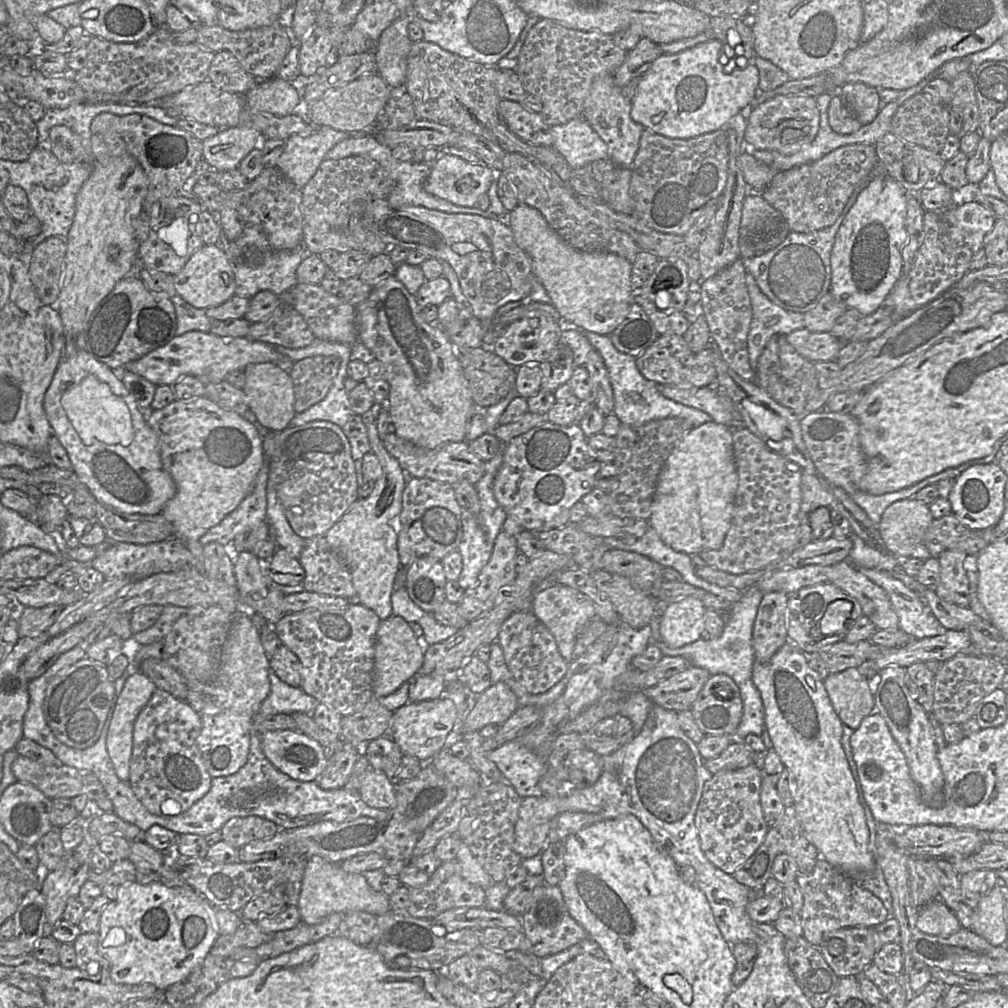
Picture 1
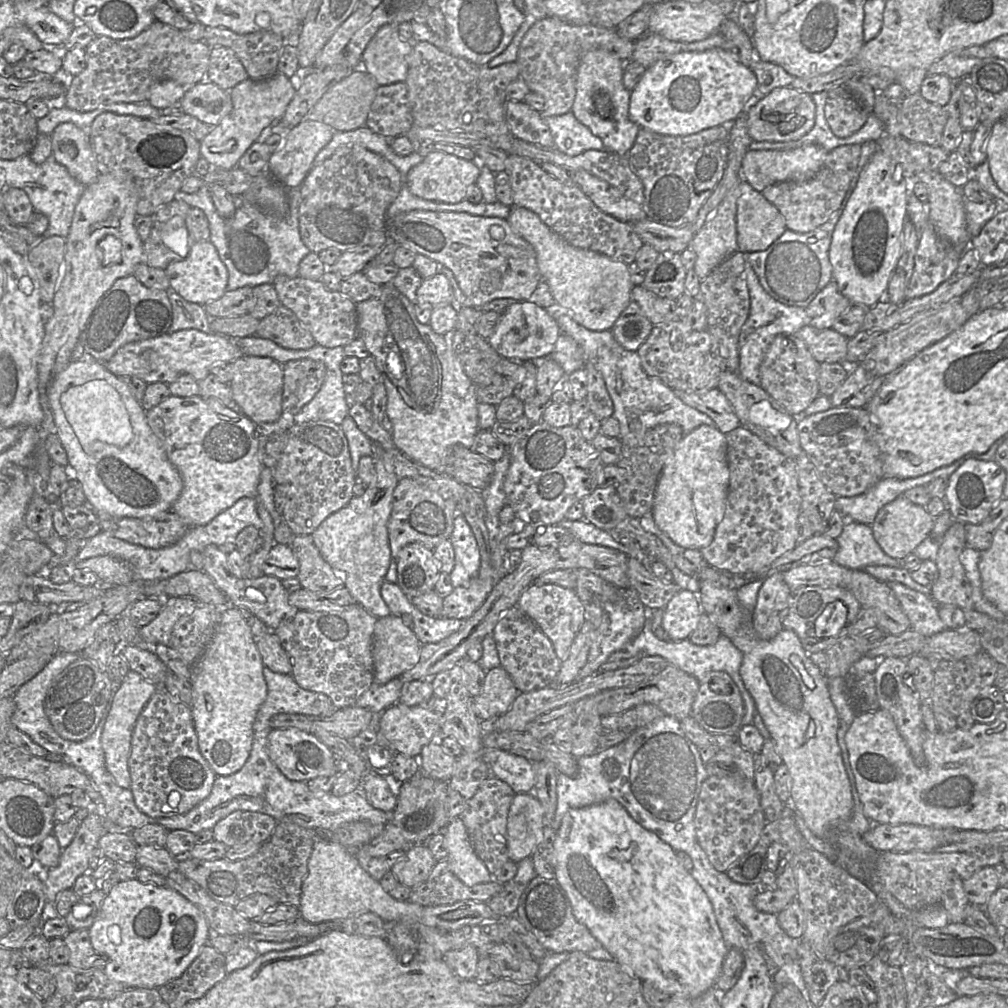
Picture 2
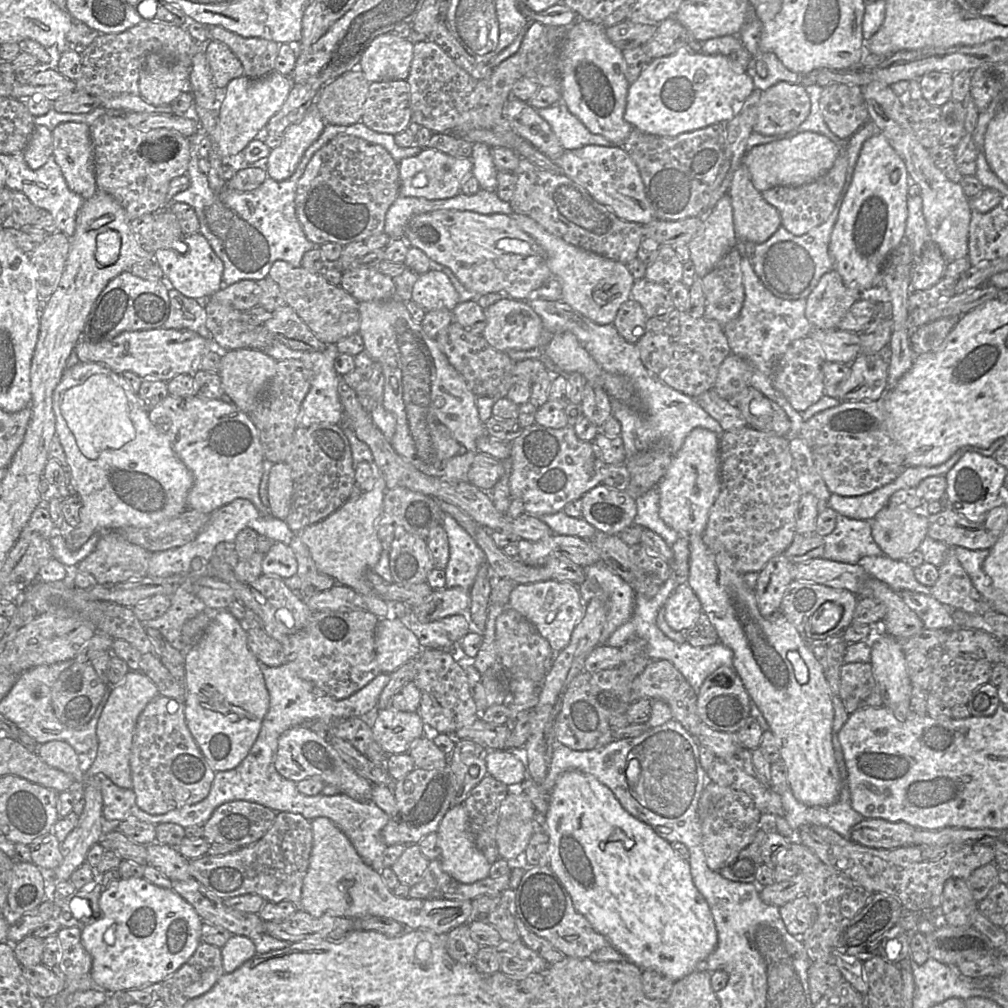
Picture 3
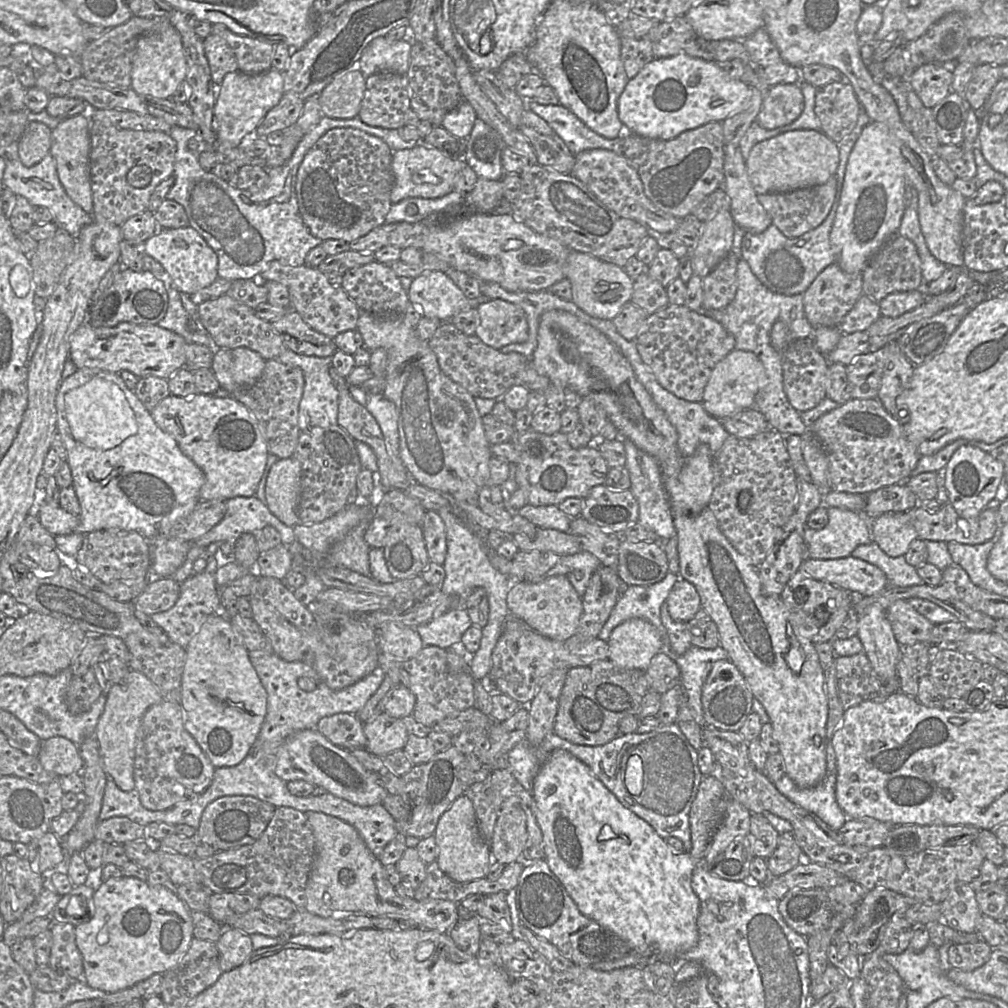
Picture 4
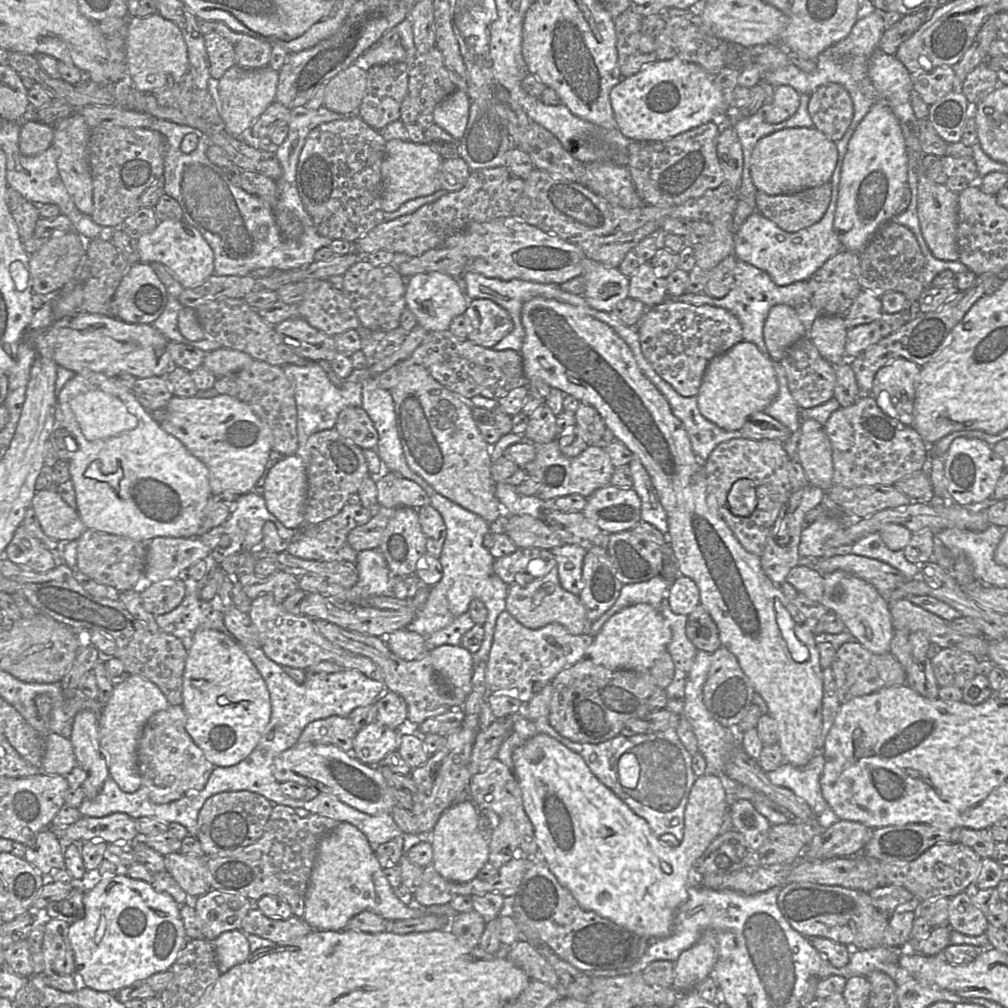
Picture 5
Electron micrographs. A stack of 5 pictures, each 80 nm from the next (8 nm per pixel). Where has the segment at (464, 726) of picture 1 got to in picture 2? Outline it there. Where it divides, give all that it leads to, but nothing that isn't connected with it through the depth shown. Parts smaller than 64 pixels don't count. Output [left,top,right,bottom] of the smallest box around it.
[474,666,519,722]

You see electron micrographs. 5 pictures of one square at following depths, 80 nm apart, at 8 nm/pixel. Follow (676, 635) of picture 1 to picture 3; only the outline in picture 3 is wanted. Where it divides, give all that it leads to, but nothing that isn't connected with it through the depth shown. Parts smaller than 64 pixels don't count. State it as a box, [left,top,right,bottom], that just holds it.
[665,582,702,631]

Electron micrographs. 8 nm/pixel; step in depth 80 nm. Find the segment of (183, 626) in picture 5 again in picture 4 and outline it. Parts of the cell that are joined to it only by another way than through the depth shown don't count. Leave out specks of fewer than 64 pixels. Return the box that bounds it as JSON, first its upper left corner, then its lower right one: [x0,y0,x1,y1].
[150,556,221,649]

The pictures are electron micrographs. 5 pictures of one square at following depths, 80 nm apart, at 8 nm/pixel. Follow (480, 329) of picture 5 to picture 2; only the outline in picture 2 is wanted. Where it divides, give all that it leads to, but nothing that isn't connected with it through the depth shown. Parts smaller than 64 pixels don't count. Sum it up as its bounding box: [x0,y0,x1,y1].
[487,301,560,363]

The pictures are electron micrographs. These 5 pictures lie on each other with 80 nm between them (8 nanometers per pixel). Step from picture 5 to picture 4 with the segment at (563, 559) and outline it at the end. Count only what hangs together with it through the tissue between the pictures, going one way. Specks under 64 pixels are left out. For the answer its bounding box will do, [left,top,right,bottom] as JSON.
[562,550,602,597]

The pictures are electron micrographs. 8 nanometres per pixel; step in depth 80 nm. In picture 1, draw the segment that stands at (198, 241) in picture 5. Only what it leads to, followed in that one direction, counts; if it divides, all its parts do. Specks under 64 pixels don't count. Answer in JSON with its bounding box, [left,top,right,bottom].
[174,245,235,309]

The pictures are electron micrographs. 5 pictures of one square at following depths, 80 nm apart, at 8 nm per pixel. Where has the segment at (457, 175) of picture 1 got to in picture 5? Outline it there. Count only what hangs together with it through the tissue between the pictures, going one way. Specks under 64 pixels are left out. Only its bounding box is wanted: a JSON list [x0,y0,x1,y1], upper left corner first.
[381,139,443,213]

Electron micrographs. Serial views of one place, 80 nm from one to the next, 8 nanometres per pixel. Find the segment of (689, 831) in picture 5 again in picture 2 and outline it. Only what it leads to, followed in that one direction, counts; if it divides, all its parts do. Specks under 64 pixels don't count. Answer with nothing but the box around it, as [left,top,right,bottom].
[554,799,728,998]

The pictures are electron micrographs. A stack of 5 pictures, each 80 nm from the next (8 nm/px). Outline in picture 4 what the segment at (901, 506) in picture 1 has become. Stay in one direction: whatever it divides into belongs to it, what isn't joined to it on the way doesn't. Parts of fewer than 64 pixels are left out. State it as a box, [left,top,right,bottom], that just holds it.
[870,512,918,557]

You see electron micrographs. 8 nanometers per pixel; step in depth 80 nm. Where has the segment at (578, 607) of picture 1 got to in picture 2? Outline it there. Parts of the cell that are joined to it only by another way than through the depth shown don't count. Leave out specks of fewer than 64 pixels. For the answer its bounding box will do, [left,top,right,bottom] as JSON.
[516,583,586,660]

